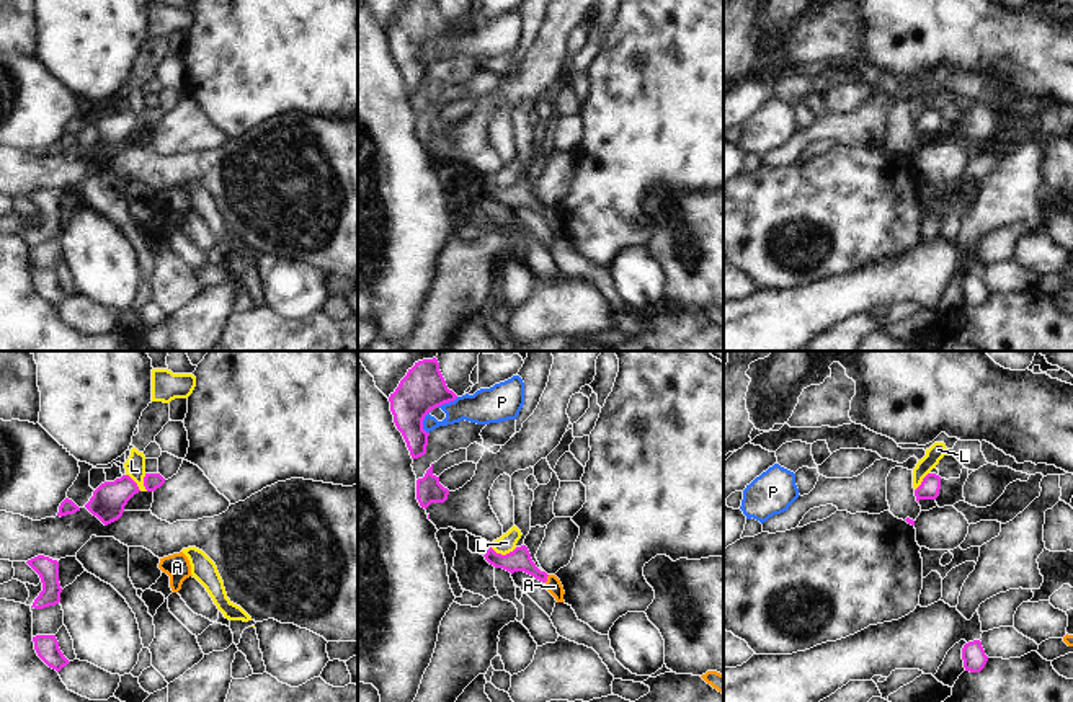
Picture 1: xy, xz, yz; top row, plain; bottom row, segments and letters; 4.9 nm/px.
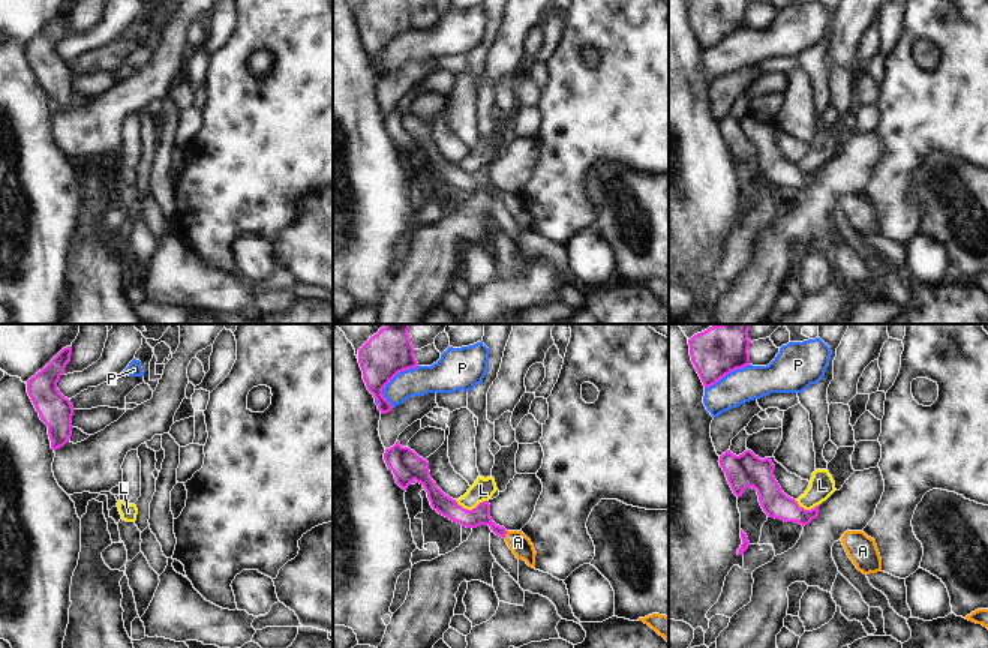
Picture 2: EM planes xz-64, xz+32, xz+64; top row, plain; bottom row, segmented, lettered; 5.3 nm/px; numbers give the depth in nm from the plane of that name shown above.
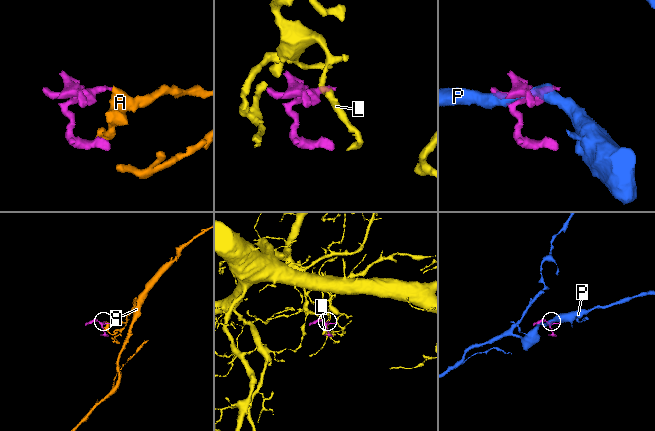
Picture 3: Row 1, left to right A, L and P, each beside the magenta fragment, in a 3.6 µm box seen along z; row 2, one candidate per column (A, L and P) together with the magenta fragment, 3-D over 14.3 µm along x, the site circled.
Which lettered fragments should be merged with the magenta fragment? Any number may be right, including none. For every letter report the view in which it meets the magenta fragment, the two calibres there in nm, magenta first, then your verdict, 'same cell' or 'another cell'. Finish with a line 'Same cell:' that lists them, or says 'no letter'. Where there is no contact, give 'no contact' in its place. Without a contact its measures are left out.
A: xz | 110/80 nm | same cell
L: xz | 110/90 nm | another cell
P: xz | 220/130 nm | another cell
Same cell: A

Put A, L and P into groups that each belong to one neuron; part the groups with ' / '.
A / L / P

